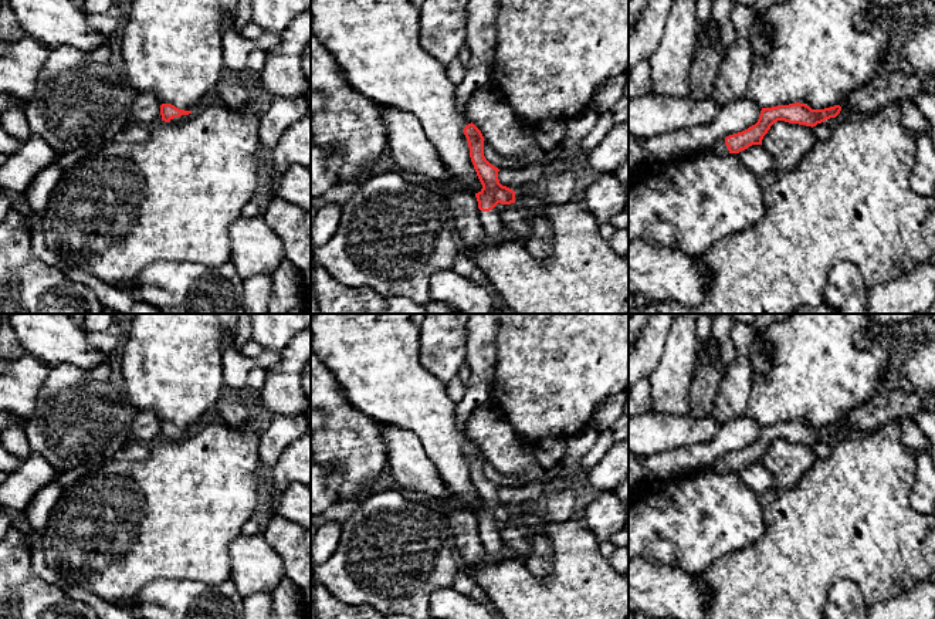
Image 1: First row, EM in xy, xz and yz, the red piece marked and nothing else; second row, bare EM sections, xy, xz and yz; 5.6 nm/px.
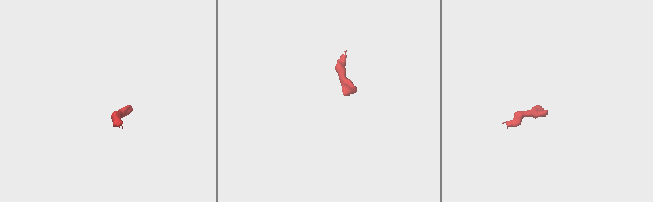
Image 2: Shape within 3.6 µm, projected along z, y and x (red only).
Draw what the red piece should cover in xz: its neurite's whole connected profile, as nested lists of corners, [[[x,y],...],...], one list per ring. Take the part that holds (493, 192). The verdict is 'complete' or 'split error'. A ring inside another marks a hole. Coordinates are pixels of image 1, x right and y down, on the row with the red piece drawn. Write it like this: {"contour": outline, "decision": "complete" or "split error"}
{"contour": [[[471,122],[465,125],[464,135],[470,148],[470,158],[482,185],[475,193],[481,226],[488,241],[498,241],[505,236],[502,214],[497,204],[515,203],[515,192],[502,186],[498,179],[499,169],[491,165],[484,156],[484,136],[481,131]]], "decision": "split error"}

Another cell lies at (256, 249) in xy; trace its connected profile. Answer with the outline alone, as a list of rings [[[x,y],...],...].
[[[264,214],[240,216],[230,224],[228,234],[230,263],[243,281],[261,274],[272,275],[285,258],[282,241],[271,230]]]

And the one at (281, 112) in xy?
[[[306,95],[270,98],[258,128],[260,142],[272,150],[281,135],[306,114]]]

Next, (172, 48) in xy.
[[[128,0],[119,62],[133,94],[150,92],[160,104],[192,112],[210,101],[211,91],[226,70],[221,21],[227,13],[236,16],[237,6],[238,0]]]

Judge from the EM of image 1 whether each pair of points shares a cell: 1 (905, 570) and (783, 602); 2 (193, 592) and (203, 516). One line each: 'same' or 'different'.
1: same
2: different

